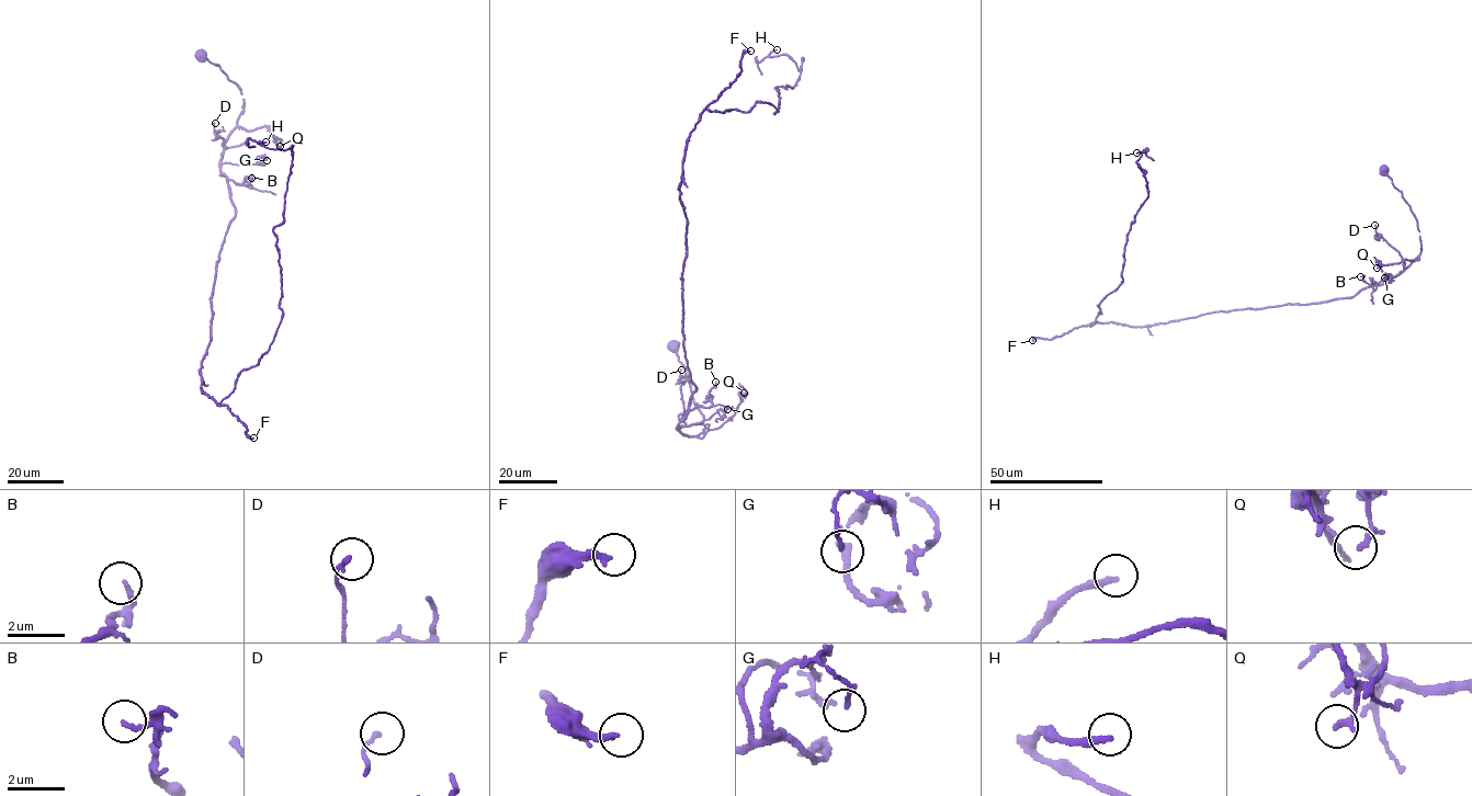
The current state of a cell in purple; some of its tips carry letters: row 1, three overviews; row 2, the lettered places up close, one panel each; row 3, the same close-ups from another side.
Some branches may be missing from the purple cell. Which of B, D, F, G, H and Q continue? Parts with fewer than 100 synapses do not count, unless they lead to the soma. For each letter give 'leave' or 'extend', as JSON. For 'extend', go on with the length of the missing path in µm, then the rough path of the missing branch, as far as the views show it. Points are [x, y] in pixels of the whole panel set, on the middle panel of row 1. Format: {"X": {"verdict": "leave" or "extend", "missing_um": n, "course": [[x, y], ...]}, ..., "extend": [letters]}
{"B": {"verdict": "leave"}, "D": {"verdict": "leave"}, "F": {"verdict": "extend", "missing_um": 120, "course": [[750, 50], [793, 89], [844, 97], [857, 115], [915, 101], [890, 120], [925, 133]]}, "G": {"verdict": "leave"}, "H": {"verdict": "leave"}, "Q": {"verdict": "leave"}, "extend": ["F"]}

